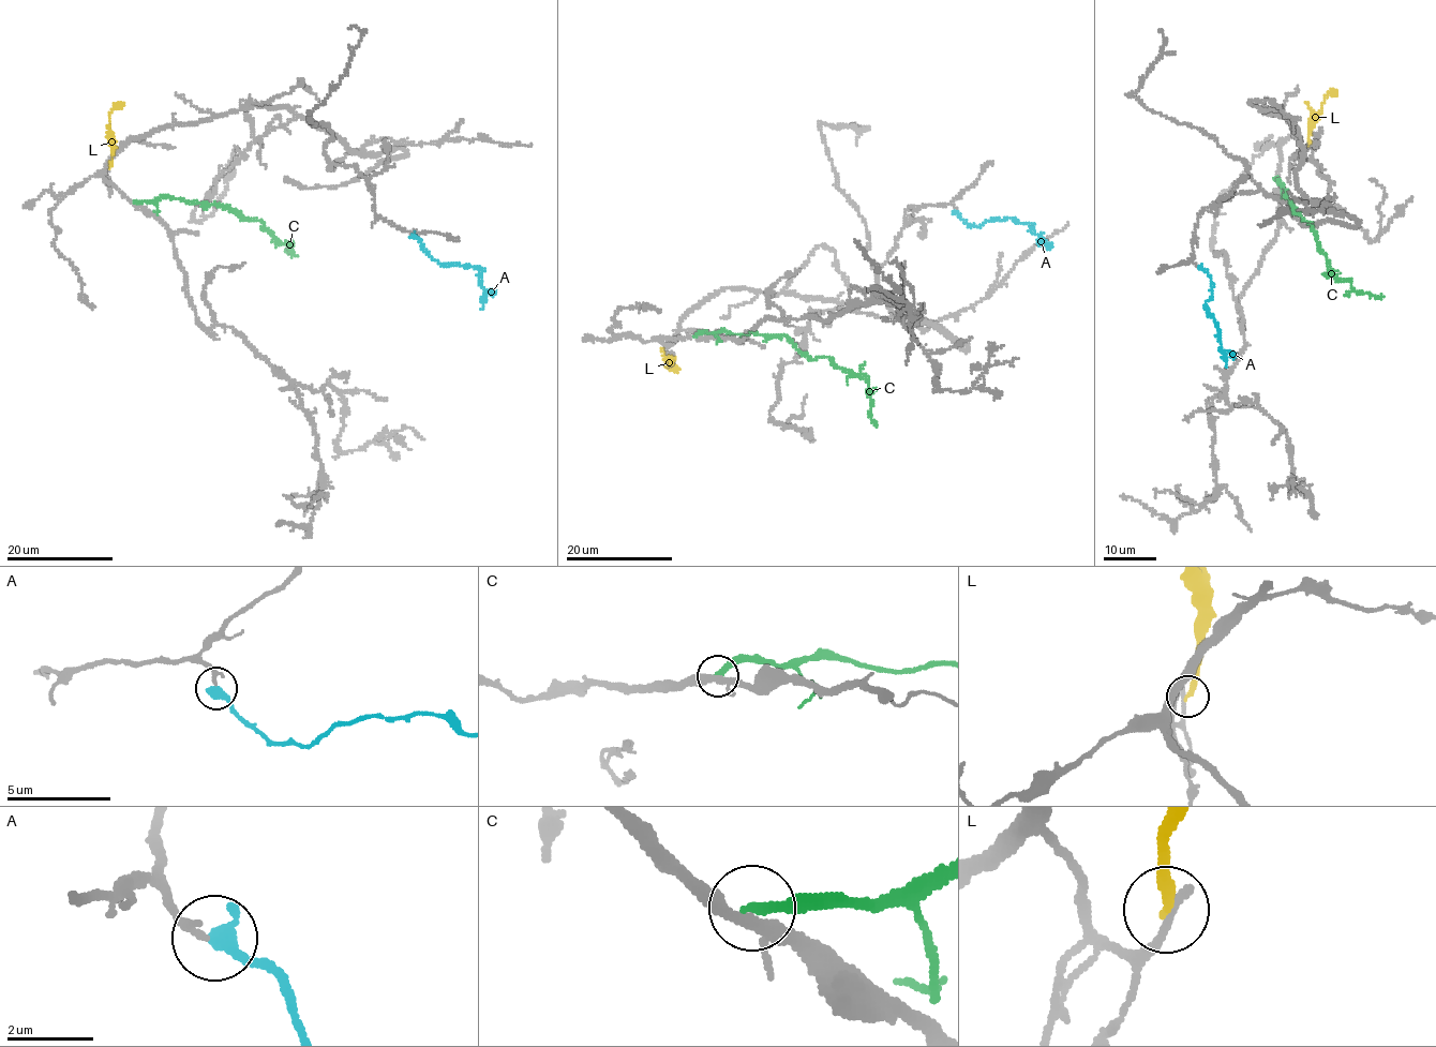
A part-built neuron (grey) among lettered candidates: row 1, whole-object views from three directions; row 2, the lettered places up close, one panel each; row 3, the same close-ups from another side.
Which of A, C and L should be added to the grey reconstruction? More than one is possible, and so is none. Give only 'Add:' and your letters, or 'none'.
Add: A

